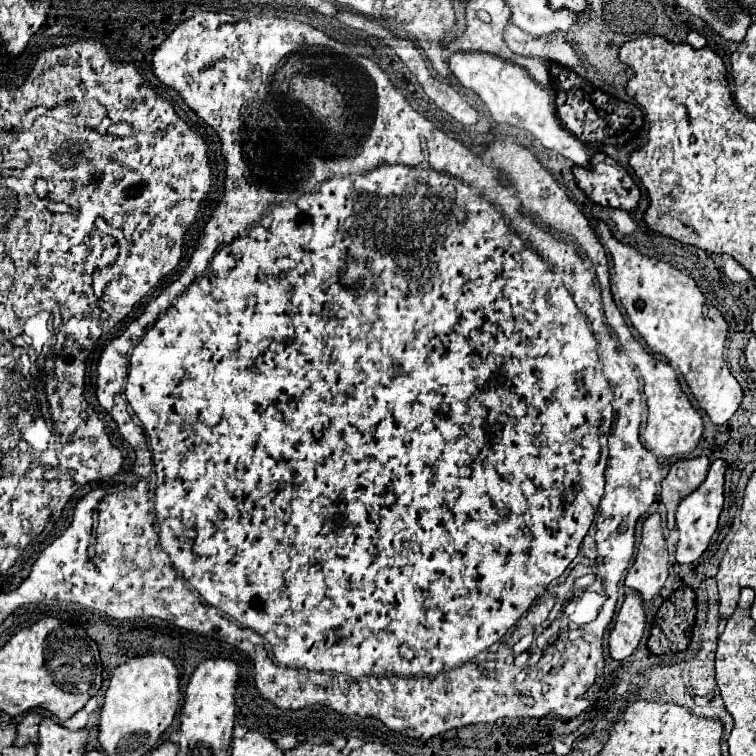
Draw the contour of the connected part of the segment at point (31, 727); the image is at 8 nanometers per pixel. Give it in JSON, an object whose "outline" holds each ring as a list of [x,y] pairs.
{"outline":[[[29,711],[25,715],[25,719],[17,725],[17,739],[13,745],[23,747],[29,743],[37,743],[39,741],[39,723],[41,723],[41,715],[37,711]]]}

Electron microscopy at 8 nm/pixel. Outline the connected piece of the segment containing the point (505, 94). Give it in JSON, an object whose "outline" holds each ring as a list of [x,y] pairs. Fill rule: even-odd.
{"outline":[[[485,51],[453,53],[449,57],[449,67],[463,87],[473,89],[483,99],[491,117],[497,123],[509,123],[513,127],[525,129],[531,135],[535,135],[535,139],[539,139],[547,149],[561,153],[563,157],[571,159],[575,165],[581,165],[581,167],[589,165],[589,147],[561,127],[555,115],[555,103],[551,99],[551,93],[539,87],[539,83],[531,81],[531,75],[525,71],[525,67],[499,59],[497,55],[491,55]]]}

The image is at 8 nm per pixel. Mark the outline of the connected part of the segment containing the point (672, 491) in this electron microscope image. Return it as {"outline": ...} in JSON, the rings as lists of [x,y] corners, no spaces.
{"outline":[[[707,457],[681,459],[681,461],[675,461],[673,467],[669,469],[667,477],[663,479],[663,487],[661,487],[661,499],[667,507],[667,527],[669,529],[675,527],[675,511],[677,511],[679,501],[701,485],[707,471],[709,471]]]}

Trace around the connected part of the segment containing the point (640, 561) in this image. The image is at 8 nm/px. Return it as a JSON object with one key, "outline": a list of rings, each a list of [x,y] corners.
{"outline":[[[653,513],[645,519],[641,529],[641,543],[633,565],[625,575],[625,587],[641,593],[643,601],[651,601],[663,587],[667,579],[669,553],[663,539],[661,517]]]}

